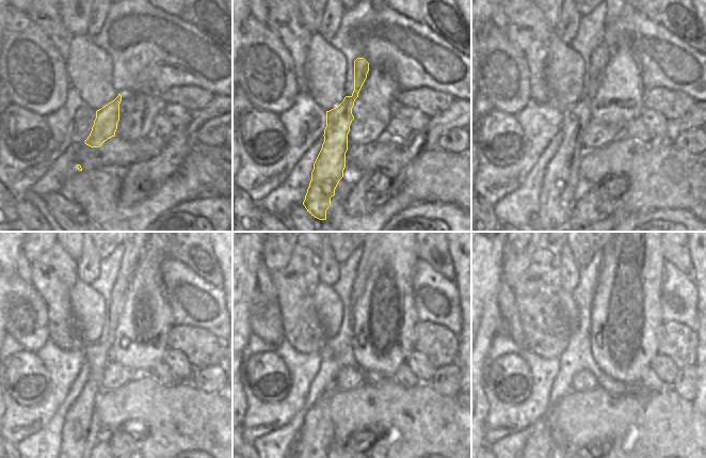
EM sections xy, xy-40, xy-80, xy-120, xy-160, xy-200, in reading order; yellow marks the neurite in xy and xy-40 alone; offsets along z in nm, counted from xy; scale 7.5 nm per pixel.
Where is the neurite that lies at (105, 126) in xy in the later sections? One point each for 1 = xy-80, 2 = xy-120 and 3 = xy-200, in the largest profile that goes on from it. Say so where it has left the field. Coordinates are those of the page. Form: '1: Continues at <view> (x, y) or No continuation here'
1: Continues at xy-80 (559, 193)
2: Continues at xy-120 (82, 428)
3: Continues at xy-200 (557, 448).

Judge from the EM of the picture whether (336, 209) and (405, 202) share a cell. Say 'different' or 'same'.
same

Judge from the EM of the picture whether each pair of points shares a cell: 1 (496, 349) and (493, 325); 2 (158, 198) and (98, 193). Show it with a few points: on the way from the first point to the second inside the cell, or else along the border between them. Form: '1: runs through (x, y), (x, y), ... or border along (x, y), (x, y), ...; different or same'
1: border along (499, 331), (493, 338), (485, 360); different
2: runs through (143, 212), (117, 212), (113, 208); same

